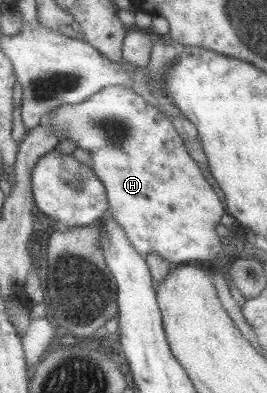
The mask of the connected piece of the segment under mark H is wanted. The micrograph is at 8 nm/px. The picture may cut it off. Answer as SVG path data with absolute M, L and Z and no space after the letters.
M107 86L91 94L83 102L77 104L62 104L46 112L39 124L48 126L50 130L58 132L65 140L71 140L75 142L75 146L79 150L86 150L89 155L89 165L91 170L95 173L95 176L101 181L105 193L107 196L108 210L107 215L111 216L113 220L123 229L126 234L127 240L130 245L141 256L145 256L147 253L157 253L161 258L164 258L171 266L183 265L188 262L196 260L211 260L221 250L221 243L219 242L219 236L215 233L215 225L219 223L220 216L225 212L224 202L220 197L215 195L212 190L208 178L201 174L200 168L197 163L191 158L191 155L187 152L186 146L182 138L177 134L177 131L172 127L172 122L165 114L159 111L153 104L147 104L143 98L141 98L134 88L123 88L121 86Z

